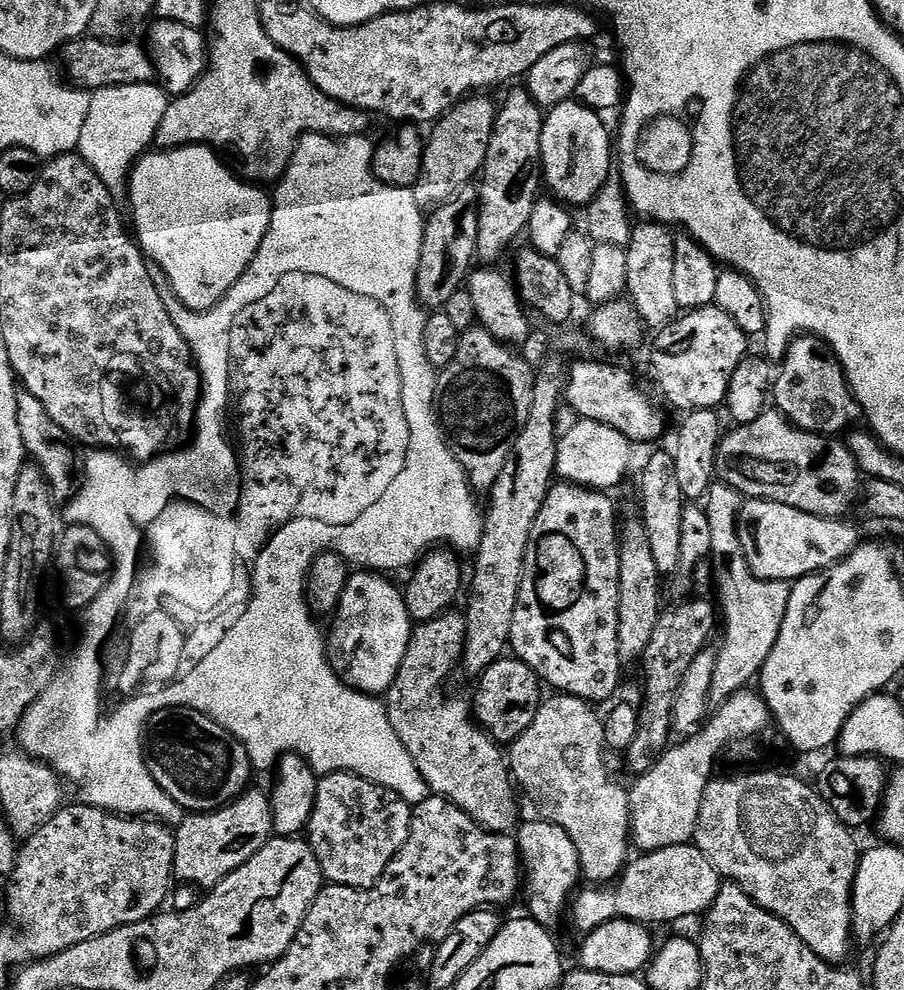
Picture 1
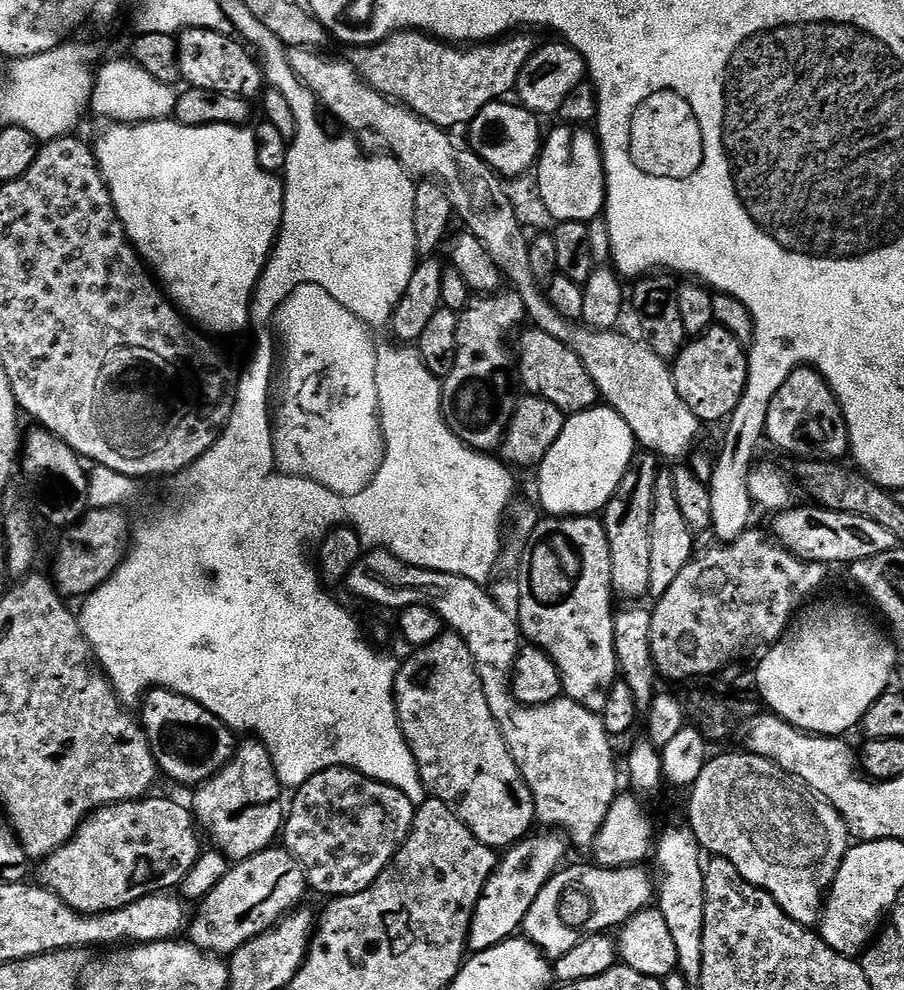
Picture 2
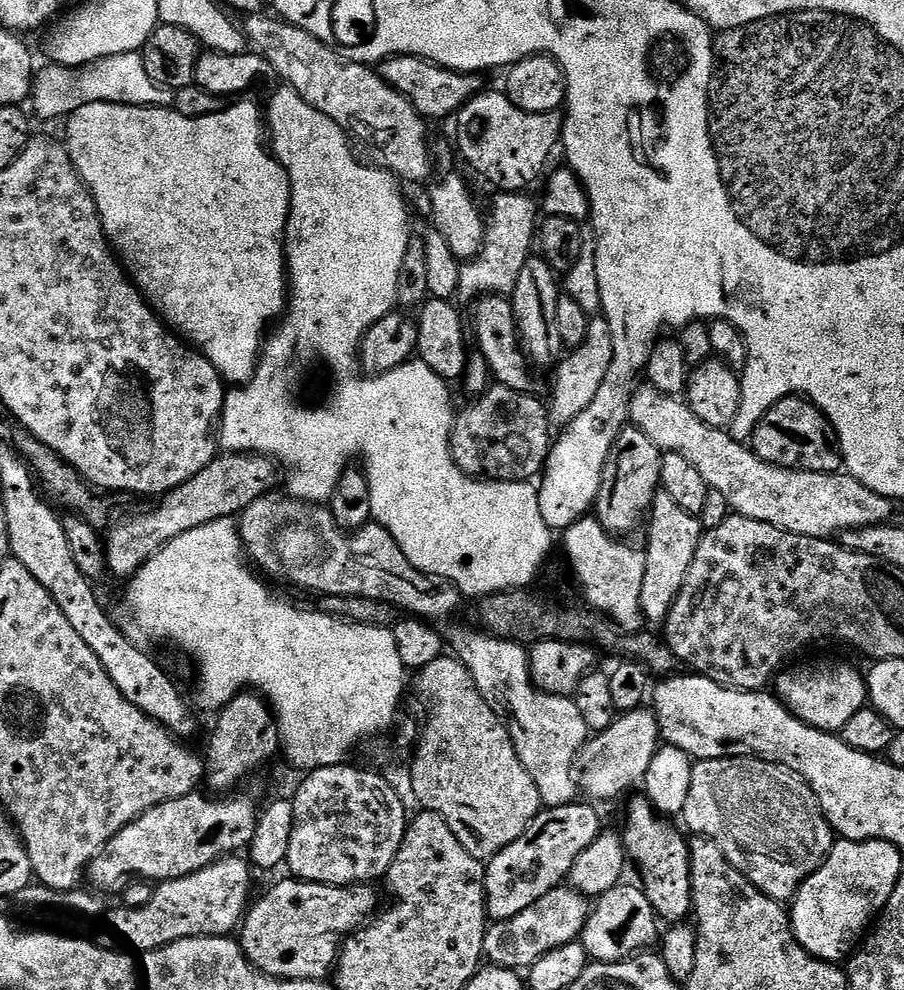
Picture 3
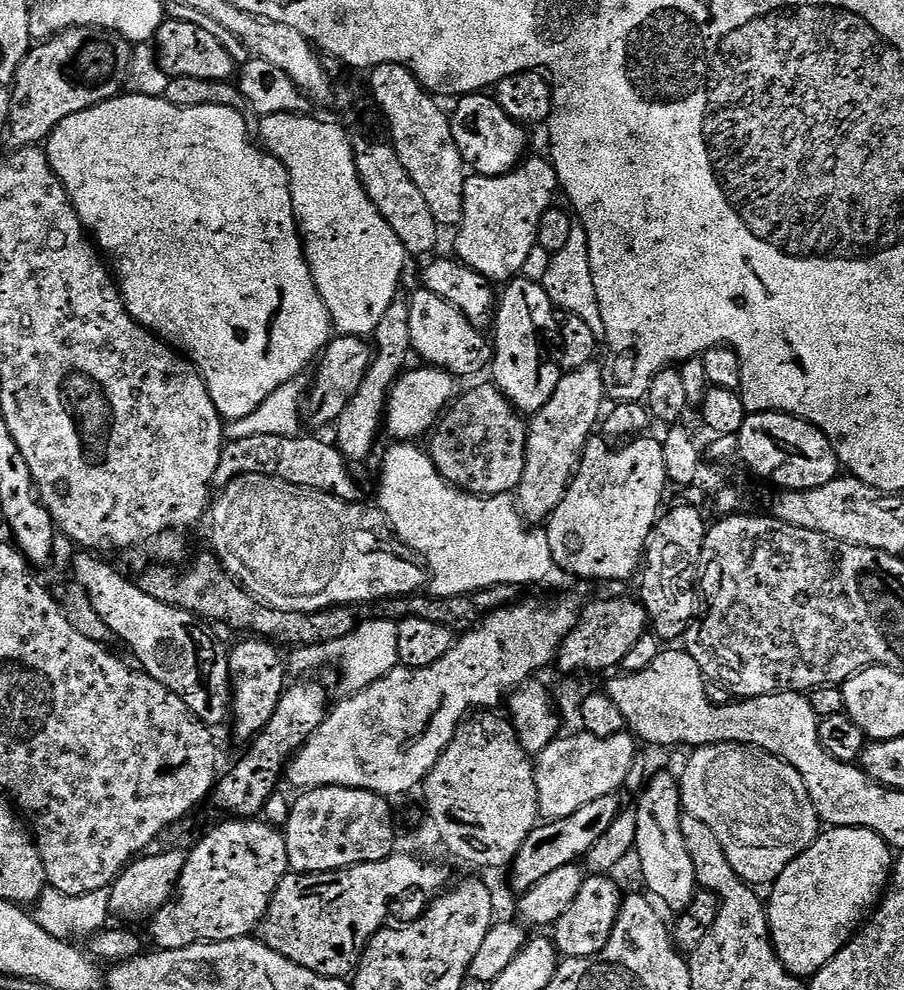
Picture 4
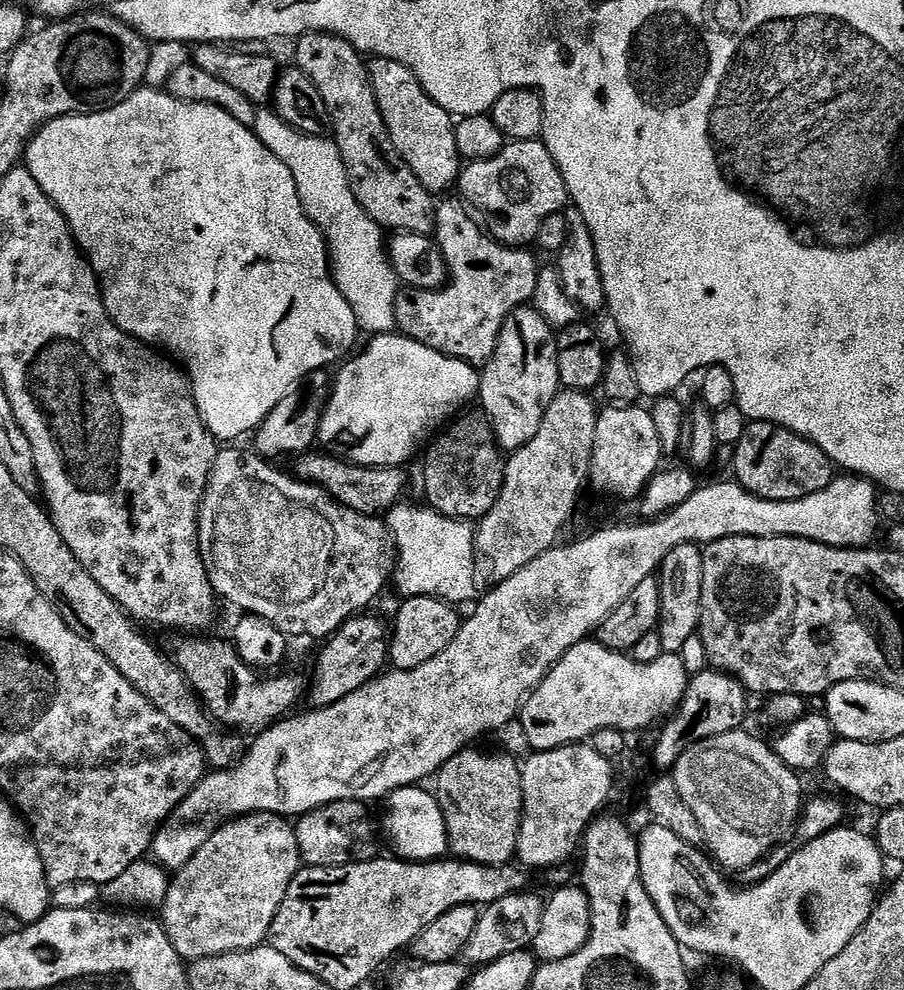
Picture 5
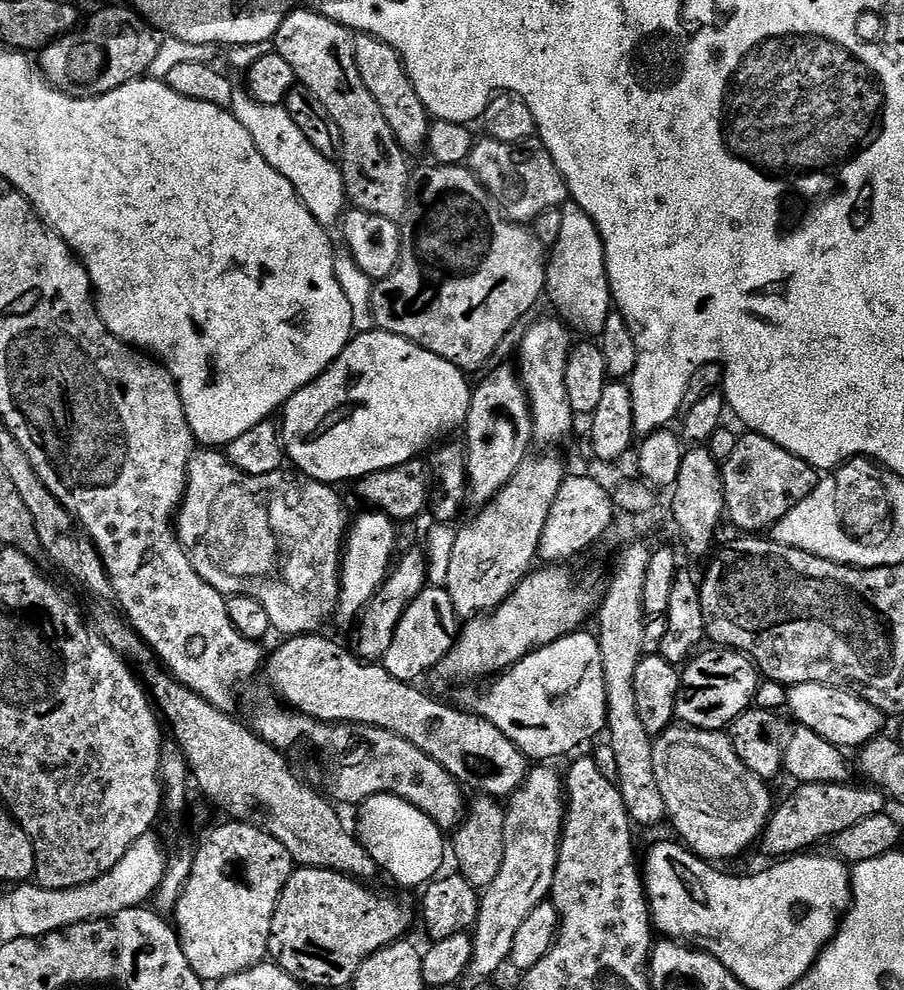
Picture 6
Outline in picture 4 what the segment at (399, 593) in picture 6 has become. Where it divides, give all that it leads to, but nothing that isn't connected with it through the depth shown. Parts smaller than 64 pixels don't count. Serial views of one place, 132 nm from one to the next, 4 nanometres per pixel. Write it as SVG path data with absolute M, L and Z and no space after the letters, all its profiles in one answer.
M316 678L305 679L305 680L308 680L305 682L305 684L289 683L287 685L287 687L285 687L283 694L281 694L281 696L280 696L280 701L278 702L278 710L274 714L274 718L270 718L270 722L262 731L260 731L259 736L257 736L255 740L251 741L249 748L252 748L252 749L250 749L249 752L246 753L245 756L242 757L241 760L238 761L237 764L234 765L233 768L230 769L229 772L225 774L225 776L223 773L223 775L221 775L219 777L218 783L215 785L215 788L214 788L214 800L215 800L215 796L216 796L217 806L220 807L222 811L228 812L228 813L224 813L224 814L227 814L229 817L232 817L232 818L256 818L256 817L259 817L261 815L260 811L262 811L263 808L267 806L268 799L270 799L271 796L275 794L276 787L279 786L280 780L281 780L281 784L282 784L282 777L285 775L289 760L291 760L293 755L295 753L299 752L300 747L302 745L304 745L309 738L312 737L312 735L314 734L314 730L318 726L322 726L322 722L324 721L325 715L329 711L329 708L330 708L330 703L328 704L328 692L326 689L323 688L322 685L319 684L318 681L312 680L312 679L316 679Z

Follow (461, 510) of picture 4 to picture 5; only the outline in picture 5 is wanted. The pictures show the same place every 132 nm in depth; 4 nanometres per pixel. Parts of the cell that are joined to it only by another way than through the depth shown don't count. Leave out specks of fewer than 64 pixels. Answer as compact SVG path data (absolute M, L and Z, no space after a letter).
M401 502L387 513L386 523L395 539L398 559L394 569L394 588L401 592L401 597L436 596L453 606L461 606L467 600L475 601L478 596L478 573L476 571L476 538L471 523L444 517L429 506Z

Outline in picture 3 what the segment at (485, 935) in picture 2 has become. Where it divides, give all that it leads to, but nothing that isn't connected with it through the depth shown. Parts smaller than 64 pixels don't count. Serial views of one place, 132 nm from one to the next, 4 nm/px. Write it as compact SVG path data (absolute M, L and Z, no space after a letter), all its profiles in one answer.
M580 803L544 808L517 840L510 842L510 846L506 846L487 861L484 870L484 906L493 921L512 920L522 914L522 910L534 906L534 902L538 902L538 898L542 898L551 888L561 887L571 877L578 854L582 854L582 850L586 850L586 846L590 846L602 831L599 814L590 805Z

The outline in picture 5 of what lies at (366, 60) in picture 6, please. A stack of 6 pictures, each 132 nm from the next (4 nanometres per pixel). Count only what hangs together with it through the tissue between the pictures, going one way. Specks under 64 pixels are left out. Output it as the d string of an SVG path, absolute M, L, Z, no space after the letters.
M377 56L367 61L366 67L368 85L378 102L382 122L386 122L390 142L394 142L394 150L398 150L406 166L410 166L414 178L418 178L420 185L433 194L446 191L451 184L453 187L462 171L453 116L431 100L426 90L422 90L418 78L414 78L412 71L402 66L402 62Z

